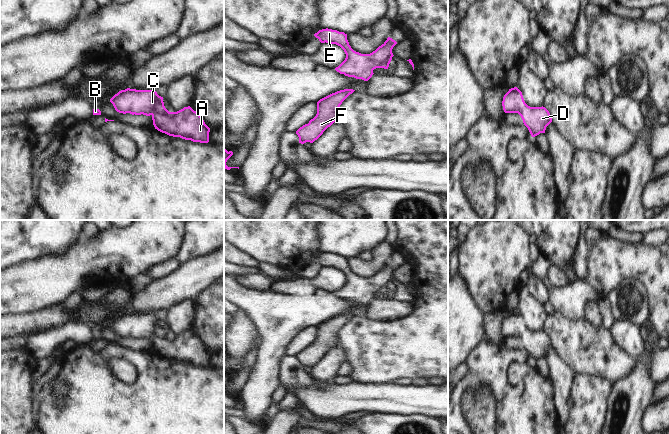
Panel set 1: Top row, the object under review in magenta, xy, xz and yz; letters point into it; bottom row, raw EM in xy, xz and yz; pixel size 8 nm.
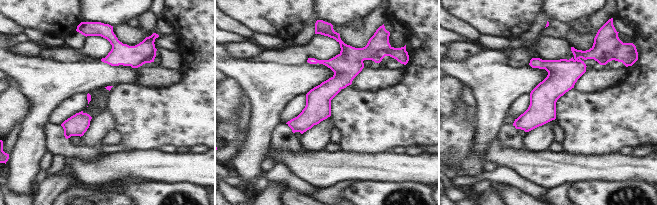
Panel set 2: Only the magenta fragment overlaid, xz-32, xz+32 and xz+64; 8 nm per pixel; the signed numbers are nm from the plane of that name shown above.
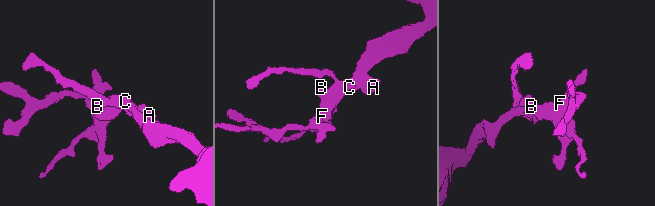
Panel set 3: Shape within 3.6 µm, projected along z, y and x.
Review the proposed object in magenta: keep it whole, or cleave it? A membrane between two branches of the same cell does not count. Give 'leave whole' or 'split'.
leave whole

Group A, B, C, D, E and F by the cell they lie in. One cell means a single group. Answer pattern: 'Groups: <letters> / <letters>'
Groups: A B C D E F.

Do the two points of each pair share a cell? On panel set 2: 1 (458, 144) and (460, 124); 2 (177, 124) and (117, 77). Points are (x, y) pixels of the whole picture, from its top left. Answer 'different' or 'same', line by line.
1: same
2: different

